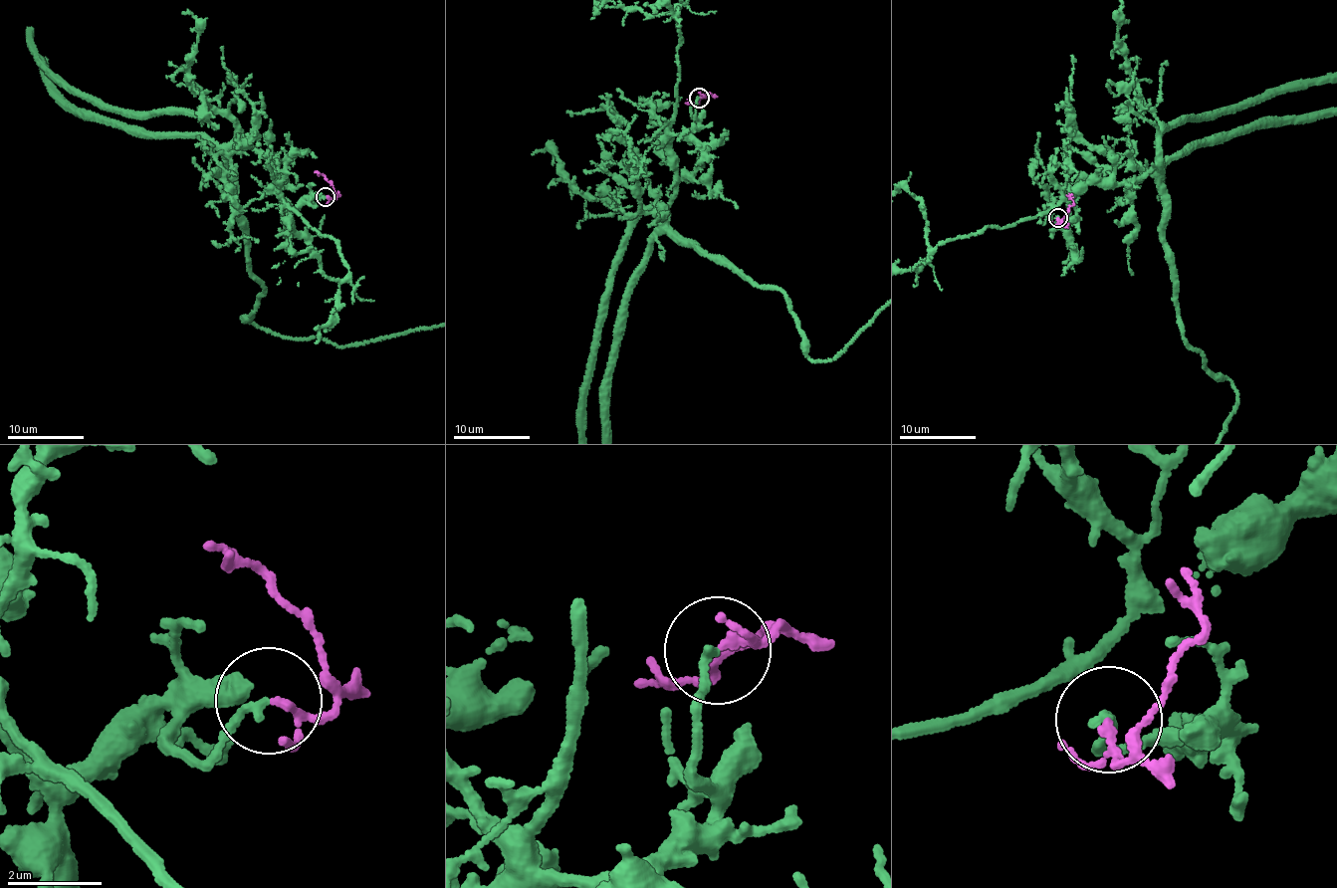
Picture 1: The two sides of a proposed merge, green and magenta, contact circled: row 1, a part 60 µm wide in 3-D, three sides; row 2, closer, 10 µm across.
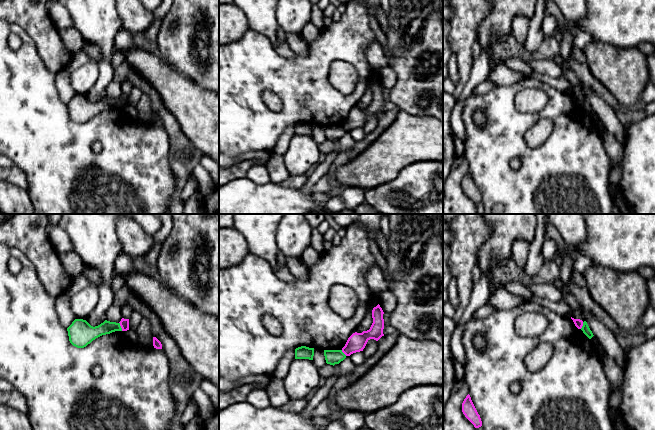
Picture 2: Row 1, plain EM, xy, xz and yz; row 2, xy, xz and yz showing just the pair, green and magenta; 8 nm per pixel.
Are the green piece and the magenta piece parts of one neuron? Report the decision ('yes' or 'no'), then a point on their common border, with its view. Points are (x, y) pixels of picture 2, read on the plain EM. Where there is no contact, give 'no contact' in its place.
no; meets green in xy at (120, 102)

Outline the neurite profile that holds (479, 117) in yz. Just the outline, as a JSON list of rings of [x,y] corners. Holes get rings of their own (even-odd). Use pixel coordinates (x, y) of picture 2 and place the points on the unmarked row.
[[[477,110],[473,114],[473,120],[478,128],[482,128],[486,124],[486,116],[485,113],[481,110]]]

